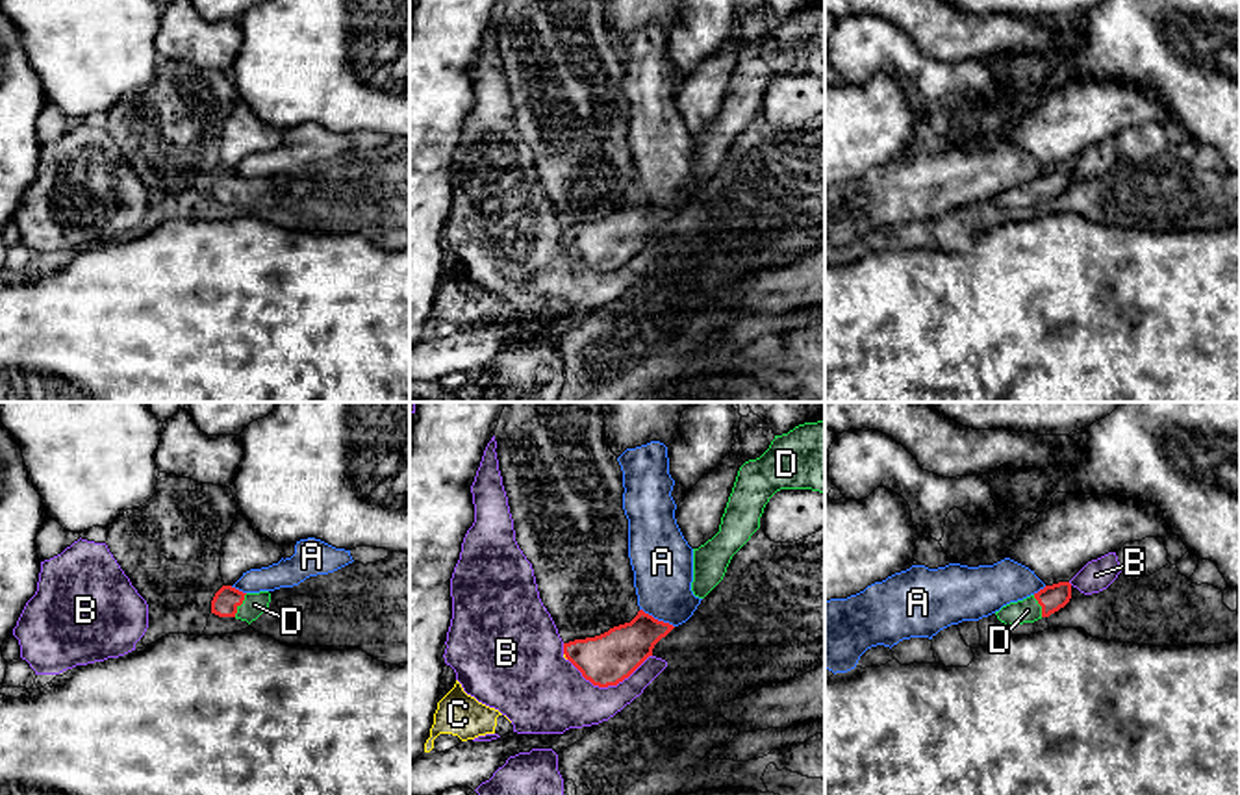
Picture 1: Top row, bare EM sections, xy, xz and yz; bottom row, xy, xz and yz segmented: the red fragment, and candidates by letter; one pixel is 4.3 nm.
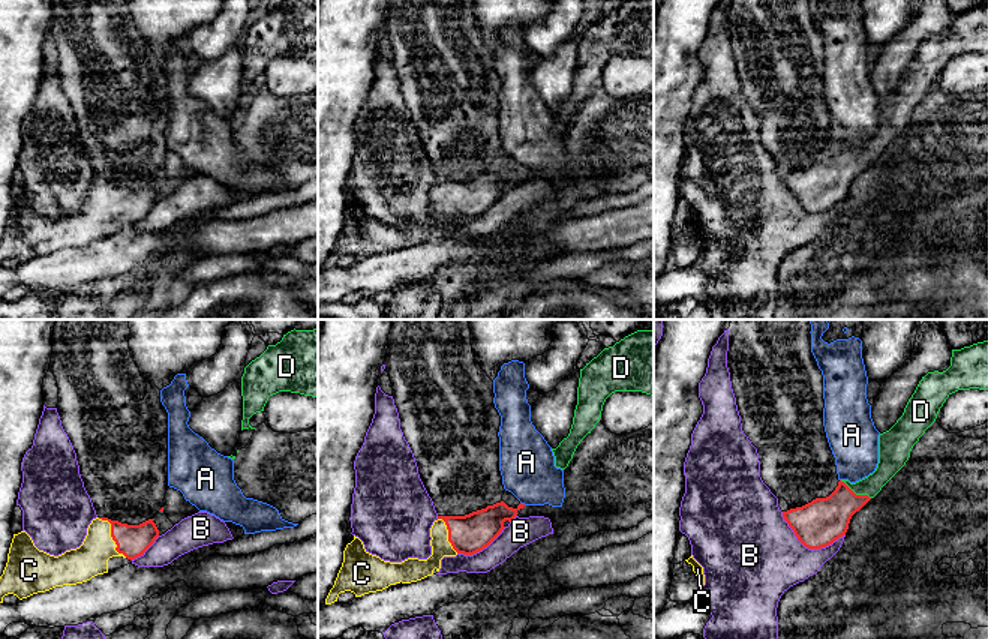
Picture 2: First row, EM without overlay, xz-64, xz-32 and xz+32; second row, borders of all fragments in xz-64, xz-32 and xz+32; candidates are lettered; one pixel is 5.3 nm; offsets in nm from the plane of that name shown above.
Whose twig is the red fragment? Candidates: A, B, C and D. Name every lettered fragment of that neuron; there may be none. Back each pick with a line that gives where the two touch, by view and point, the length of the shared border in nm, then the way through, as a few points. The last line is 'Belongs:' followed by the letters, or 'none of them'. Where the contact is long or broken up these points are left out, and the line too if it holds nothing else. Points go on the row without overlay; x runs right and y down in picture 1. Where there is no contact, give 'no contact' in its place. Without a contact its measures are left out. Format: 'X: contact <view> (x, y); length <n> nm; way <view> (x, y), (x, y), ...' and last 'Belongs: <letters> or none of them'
C: contact xz (566, 241); length 40 nm; way xz (605, 245), (566, 241), (564, 239)
D: contact xy (241, 188); length 120 nm; way xy (225, 188), (241, 188), (254, 189)
Belongs: C, D

